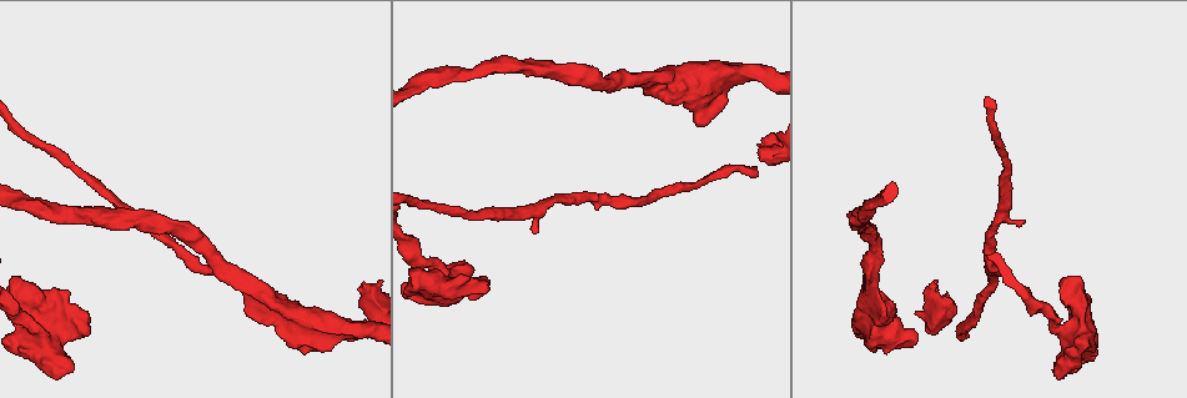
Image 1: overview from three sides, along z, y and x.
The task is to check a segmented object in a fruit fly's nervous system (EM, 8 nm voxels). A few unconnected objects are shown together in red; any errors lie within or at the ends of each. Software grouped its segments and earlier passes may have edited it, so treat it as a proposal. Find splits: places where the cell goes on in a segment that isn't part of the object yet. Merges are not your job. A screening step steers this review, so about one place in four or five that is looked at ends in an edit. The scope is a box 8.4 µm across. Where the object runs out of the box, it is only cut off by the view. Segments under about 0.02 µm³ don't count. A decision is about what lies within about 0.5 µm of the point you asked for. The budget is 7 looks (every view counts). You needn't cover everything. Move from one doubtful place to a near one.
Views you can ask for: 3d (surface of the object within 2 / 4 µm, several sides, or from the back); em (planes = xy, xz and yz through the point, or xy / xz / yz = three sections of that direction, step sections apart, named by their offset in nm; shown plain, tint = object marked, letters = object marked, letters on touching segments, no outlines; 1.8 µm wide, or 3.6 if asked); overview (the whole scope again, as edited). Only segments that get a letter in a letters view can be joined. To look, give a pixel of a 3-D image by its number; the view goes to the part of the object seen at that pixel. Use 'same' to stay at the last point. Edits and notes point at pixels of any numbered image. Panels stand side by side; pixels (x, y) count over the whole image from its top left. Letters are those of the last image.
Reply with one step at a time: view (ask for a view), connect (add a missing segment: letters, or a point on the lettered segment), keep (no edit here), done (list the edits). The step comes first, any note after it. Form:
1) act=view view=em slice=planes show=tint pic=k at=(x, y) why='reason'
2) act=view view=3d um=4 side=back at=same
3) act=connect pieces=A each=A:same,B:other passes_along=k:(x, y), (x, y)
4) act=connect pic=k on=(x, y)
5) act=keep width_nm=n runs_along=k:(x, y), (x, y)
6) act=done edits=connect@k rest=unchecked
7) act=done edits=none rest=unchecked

act=view view=em um=3.6 slice=planes show=tint pic=1 at=(34, 327) why='calibre changes'

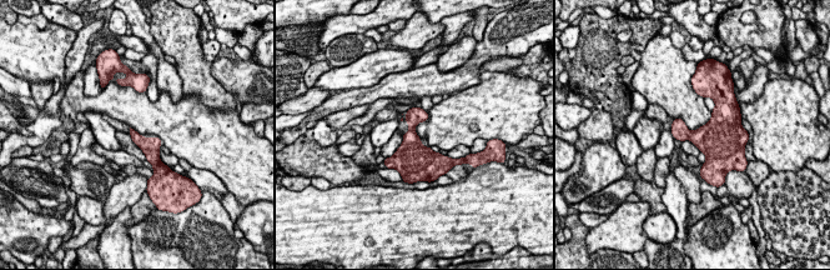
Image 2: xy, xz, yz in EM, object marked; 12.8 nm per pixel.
act=view view=em um=3.6 slice=planes show=letters at=same

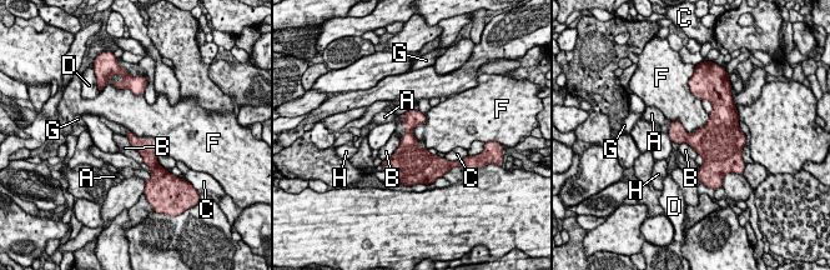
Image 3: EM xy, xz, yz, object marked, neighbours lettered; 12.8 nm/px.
act=keep width_nm=140 each=A:other,B:other,C:other,D:other,F:other,G:other,H:other border=3:(709, 114), (690, 133), (670, 121) found='no lettered segment goes on from it'

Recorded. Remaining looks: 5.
act=view view=em slice=xz step=16 show=tint pic=1 at=(531, 230) why='branch stops here'

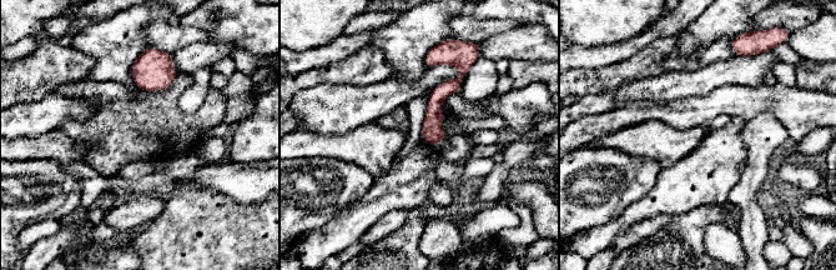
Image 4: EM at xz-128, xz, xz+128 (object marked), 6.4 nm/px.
act=view view=em slice=planes show=letters at=same

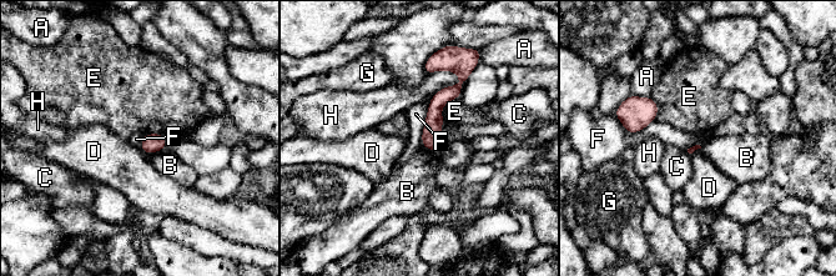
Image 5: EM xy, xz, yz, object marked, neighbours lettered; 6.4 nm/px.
act=keep each=A:other,B:other,C:other,D:other,E:other,F:other,G:other,H:other border=5:(431, 98), (422, 131), (422, 146) found='no lettered segment goes on from it'

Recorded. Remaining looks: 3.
act=view view=em slice=yz step=4 show=letters pic=1 at=(247, 304) why='free end'

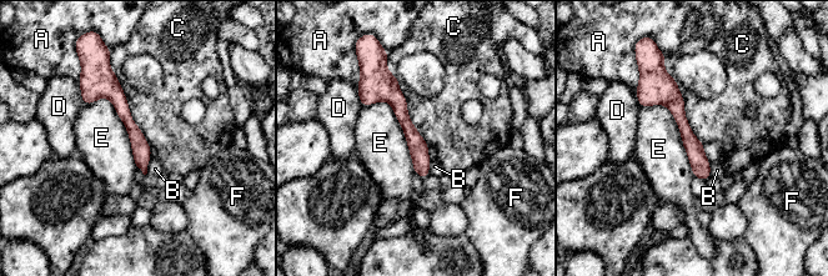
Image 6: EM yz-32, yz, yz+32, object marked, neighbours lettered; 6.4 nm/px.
act=view view=em slice=planes show=letters at=same why='another direction'

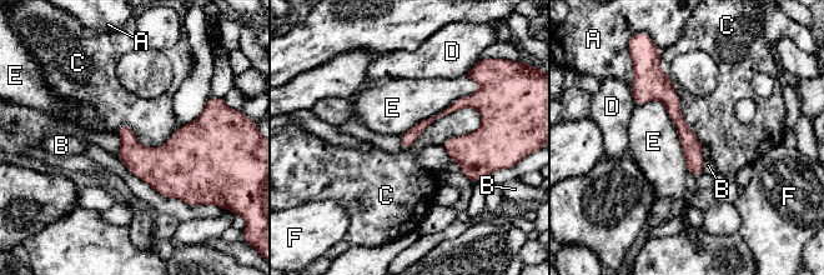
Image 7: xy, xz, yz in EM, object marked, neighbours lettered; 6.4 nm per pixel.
act=keep each=A:other,B:other,C:other,D:other,E:other,F:other runs_along=7:(651, 75), (672, 101), (697, 173) found='none of them fits'

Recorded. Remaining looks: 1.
act=done edits=none rest=unchecked

